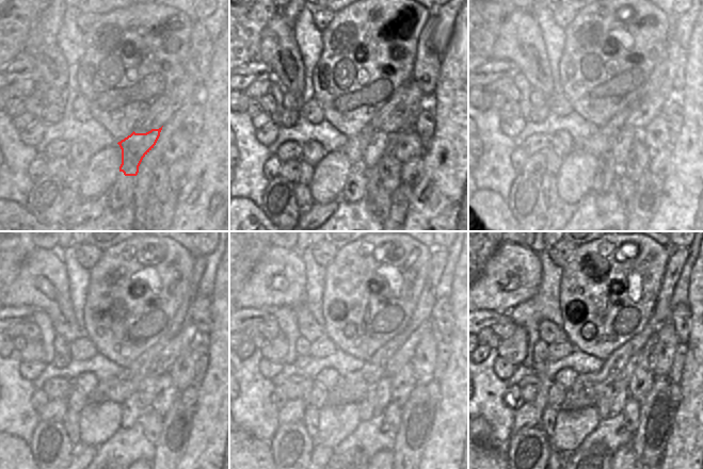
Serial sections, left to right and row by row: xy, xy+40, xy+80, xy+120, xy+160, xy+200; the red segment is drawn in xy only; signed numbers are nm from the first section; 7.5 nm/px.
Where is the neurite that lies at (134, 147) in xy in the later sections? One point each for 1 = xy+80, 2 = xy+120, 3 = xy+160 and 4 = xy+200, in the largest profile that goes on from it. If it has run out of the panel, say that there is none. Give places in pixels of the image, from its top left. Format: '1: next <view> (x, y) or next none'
1: next xy+80 (610, 160)
2: next xy+120 (132, 401)
3: next xy+160 (367, 403)
4: next xy+200 (605, 403)

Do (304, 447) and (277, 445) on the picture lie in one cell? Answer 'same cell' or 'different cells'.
same cell

